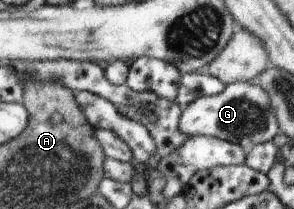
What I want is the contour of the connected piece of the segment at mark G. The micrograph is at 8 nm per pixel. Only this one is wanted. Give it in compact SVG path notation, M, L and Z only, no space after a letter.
M235 82L224 86L221 93L194 99L179 116L177 129L187 137L215 136L239 144L246 153L253 145L269 141L277 133L277 119L271 107L270 95L253 82Z

